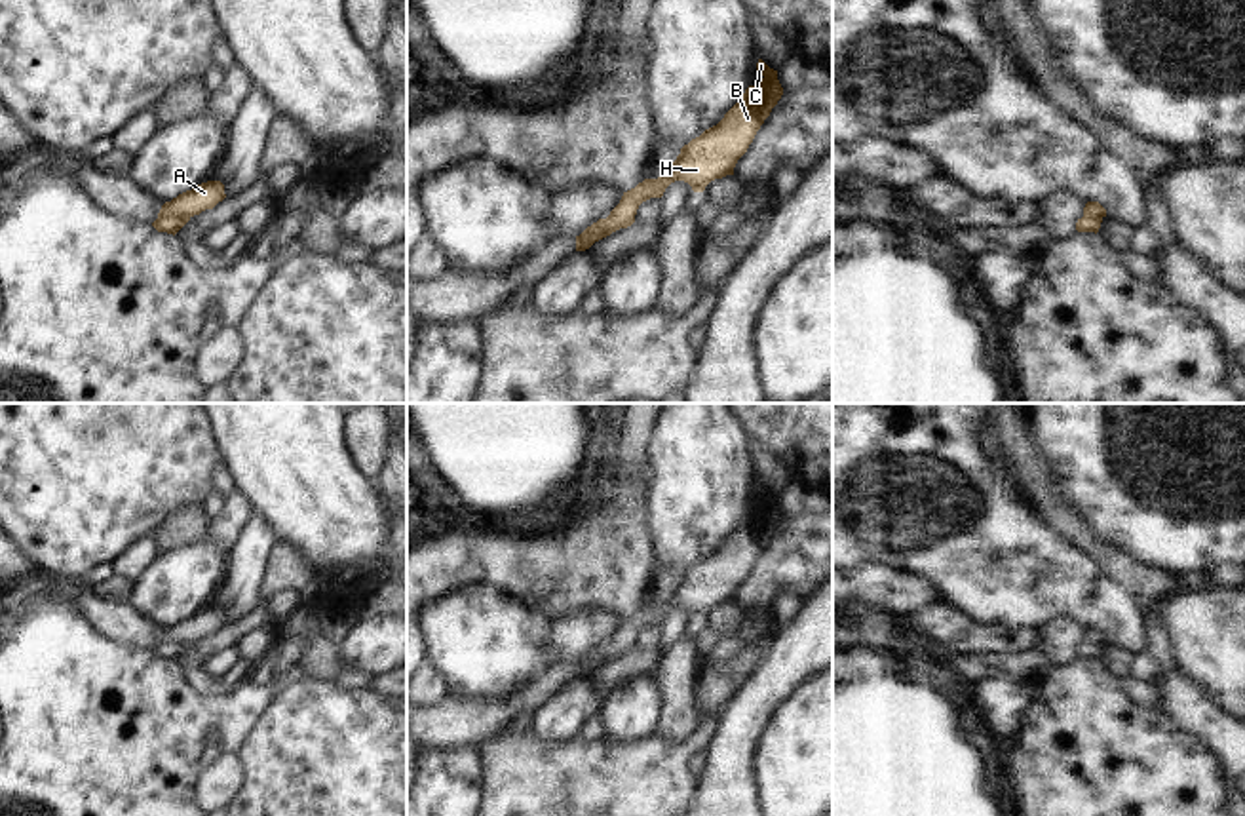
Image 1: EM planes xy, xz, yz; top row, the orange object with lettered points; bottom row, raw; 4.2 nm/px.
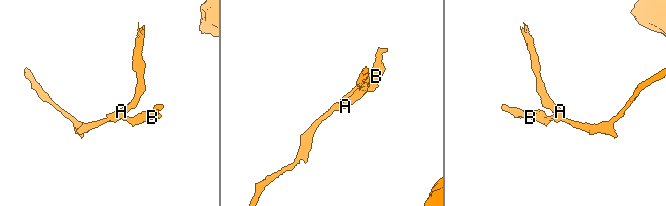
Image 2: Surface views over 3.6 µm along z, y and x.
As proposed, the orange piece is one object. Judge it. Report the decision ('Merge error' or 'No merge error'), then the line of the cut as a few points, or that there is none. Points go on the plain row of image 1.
Merge error. Split along xy (158, 641), (189, 643)

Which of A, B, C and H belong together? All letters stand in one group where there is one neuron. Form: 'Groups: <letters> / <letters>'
Groups: A / B C H

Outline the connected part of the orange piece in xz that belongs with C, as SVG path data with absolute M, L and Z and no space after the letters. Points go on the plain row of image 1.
M758 485L757 496L764 504L757 512L749 512L717 552L684 571L665 601L644 605L623 618L606 645L599 645L576 662L576 677L589 675L608 656L631 652L639 631L650 624L661 624L675 607L684 607L694 618L703 618L711 607L734 601L737 586L747 578L757 557L783 521L777 496L762 485Z

